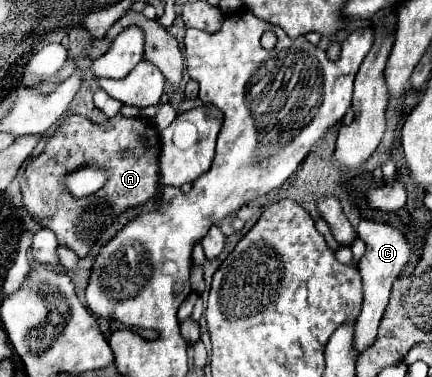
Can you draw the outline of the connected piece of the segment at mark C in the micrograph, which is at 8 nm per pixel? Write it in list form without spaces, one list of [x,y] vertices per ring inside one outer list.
[[[362,219],[356,231],[358,231],[358,237],[366,241],[366,253],[358,263],[358,271],[362,275],[362,285],[364,285],[364,303],[362,303],[362,311],[358,315],[356,335],[354,335],[354,347],[360,353],[366,347],[370,347],[374,343],[374,339],[376,339],[376,331],[378,331],[382,313],[384,313],[384,309],[388,305],[392,281],[408,265],[410,255],[412,255],[412,245],[410,245],[410,241],[406,239],[406,235],[402,231],[398,231],[396,227],[392,227],[388,223],[376,223],[376,221]]]

